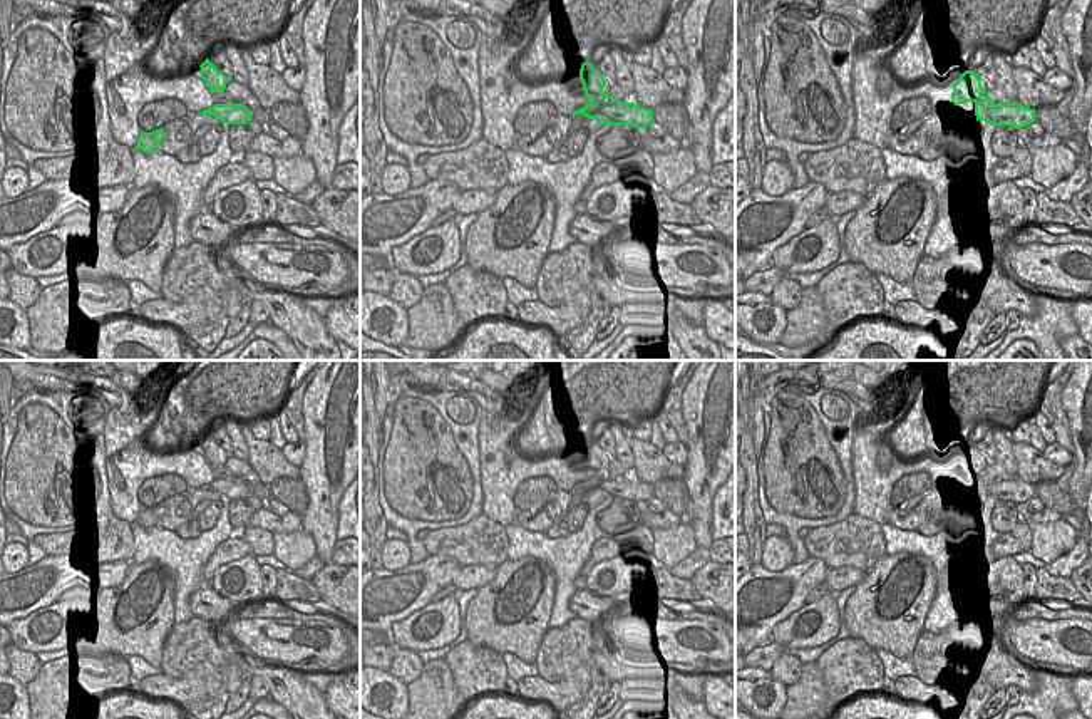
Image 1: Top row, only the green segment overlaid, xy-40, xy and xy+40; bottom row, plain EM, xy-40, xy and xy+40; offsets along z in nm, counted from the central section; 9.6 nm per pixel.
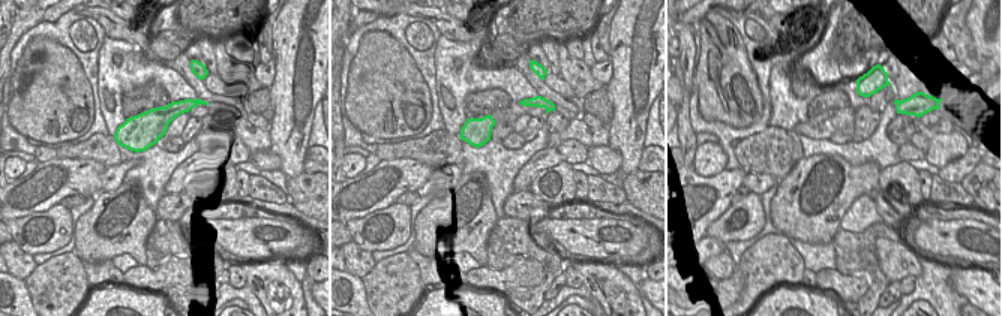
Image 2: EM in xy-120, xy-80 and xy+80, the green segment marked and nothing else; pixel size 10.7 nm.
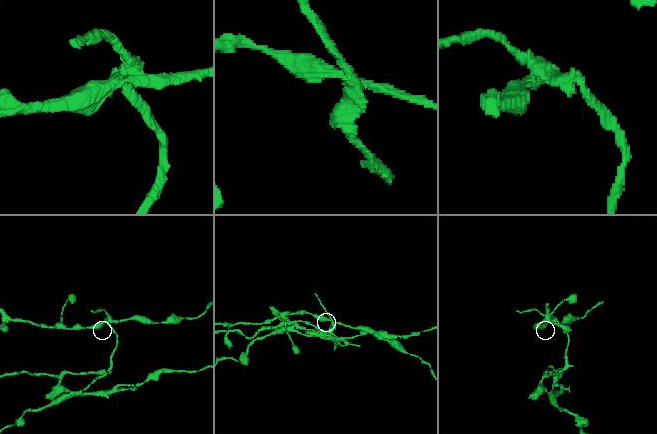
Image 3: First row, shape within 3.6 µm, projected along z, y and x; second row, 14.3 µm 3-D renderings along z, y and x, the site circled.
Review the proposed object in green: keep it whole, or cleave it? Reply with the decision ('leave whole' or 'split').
split

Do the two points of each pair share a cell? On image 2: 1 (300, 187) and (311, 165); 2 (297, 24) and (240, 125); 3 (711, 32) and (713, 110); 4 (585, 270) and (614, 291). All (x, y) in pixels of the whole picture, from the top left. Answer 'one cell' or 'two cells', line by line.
1: two cells
2: two cells
3: one cell
4: one cell

